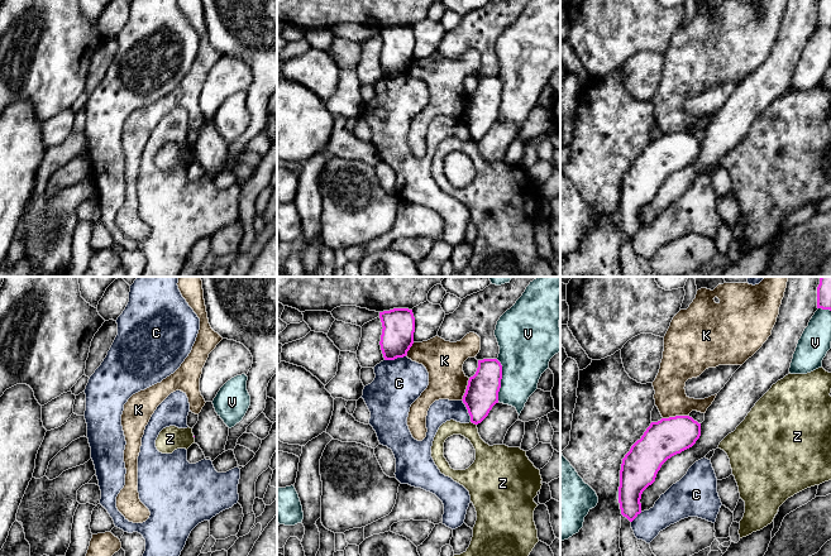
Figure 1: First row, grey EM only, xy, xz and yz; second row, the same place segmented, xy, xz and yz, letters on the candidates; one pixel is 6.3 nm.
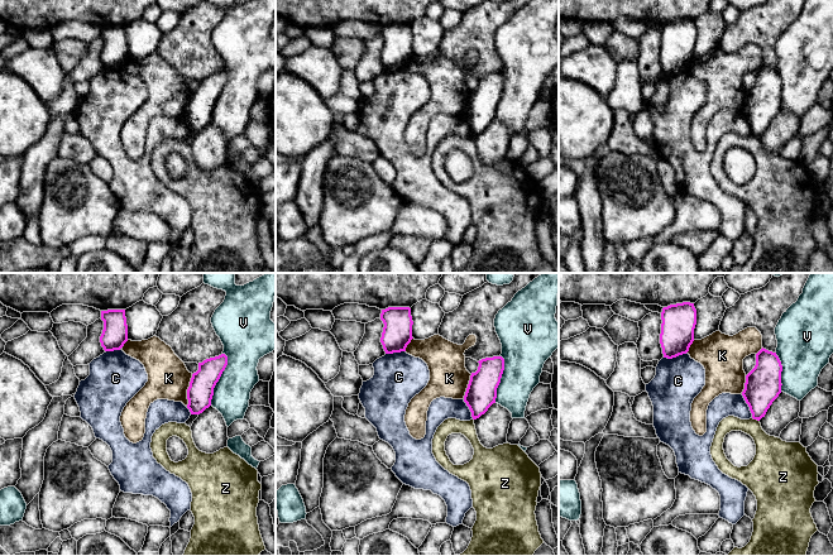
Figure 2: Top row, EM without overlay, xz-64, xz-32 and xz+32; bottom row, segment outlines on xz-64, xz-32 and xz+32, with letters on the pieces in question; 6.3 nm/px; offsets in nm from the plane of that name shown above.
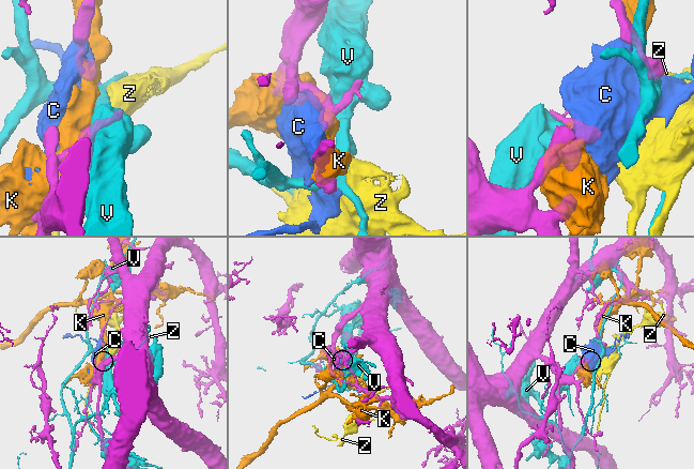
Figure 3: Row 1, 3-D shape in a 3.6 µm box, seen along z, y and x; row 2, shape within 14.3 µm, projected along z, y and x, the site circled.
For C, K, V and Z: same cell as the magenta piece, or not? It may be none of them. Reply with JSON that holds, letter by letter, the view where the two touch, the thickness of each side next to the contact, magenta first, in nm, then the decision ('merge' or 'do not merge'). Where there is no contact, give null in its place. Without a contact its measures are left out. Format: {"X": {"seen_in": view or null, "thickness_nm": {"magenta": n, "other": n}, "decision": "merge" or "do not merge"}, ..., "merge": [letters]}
{"C": {"seen_in": "xz", "thickness_nm": {"magenta": 200, "other": 150}, "decision": "do not merge"}, "K": {"seen_in": "yz", "thickness_nm": {"magenta": 240, "other": 200}, "decision": "do not merge"}, "V": {"seen_in": "xz", "thickness_nm": {"magenta": 200, "other": 340}, "decision": "do not merge"}, "Z": {"seen_in": "xz", "thickness_nm": {"magenta": 200, "other": 160}, "decision": "do not merge"}, "merge": []}

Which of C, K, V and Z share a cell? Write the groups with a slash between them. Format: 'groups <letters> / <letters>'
groups C / K / V / Z

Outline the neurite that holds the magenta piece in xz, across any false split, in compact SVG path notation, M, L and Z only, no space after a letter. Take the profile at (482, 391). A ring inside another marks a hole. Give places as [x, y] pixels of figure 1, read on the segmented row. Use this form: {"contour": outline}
{"contour": "M497 359L478 360L477 372L469 378L462 399L472 423L481 423L492 407L498 403L501 379L502 365Z"}

